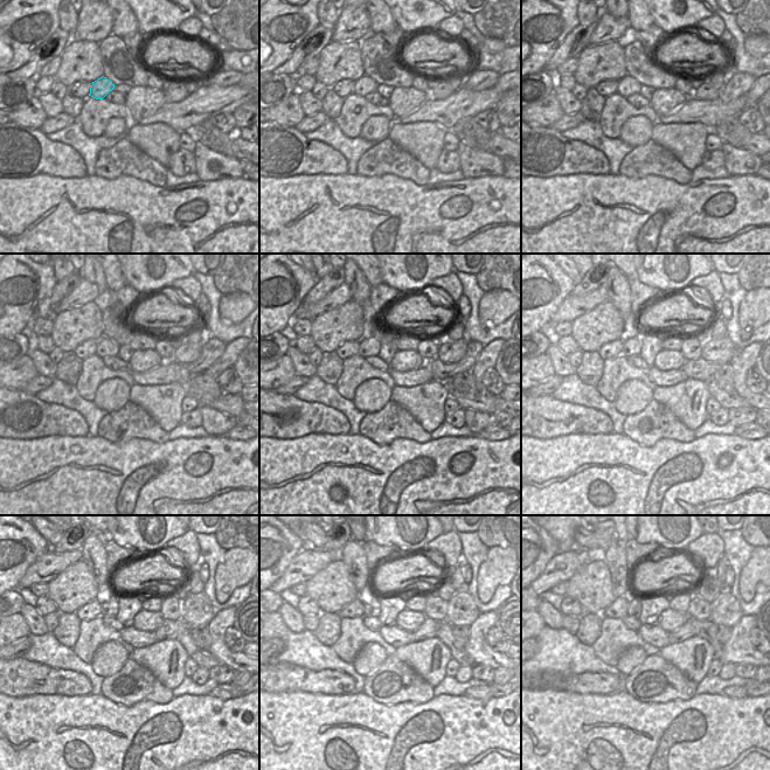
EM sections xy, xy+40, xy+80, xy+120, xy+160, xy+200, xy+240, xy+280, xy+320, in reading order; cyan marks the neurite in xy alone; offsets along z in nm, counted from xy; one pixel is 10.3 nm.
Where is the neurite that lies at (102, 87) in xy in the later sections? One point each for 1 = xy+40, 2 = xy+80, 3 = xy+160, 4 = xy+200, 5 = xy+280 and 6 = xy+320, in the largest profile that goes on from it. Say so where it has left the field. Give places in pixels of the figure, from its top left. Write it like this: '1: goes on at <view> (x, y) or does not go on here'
1: goes on at xy+40 (365, 85)
2: goes on at xy+80 (628, 85)
3: goes on at xy+160 (369, 345)
4: goes on at xy+200 (631, 346)
5: goes on at xy+280 (372, 605)
6: goes on at xy+320 (635, 608)

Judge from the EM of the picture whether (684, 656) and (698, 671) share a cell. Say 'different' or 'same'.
same

